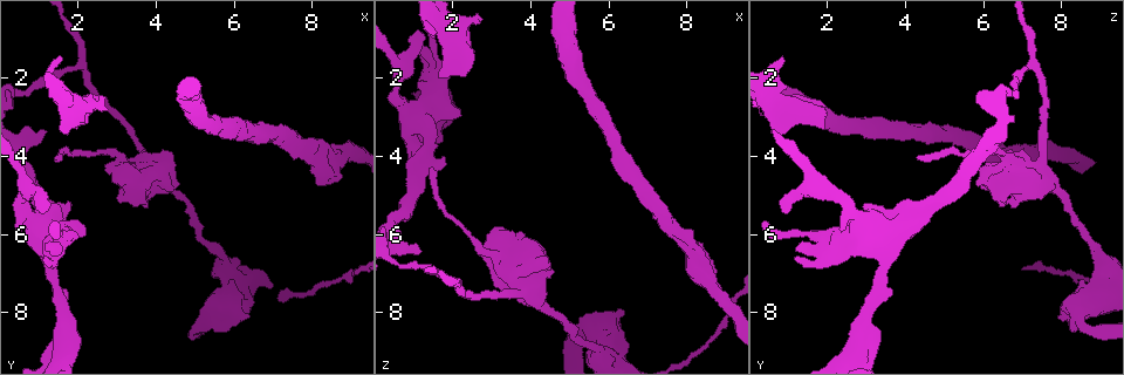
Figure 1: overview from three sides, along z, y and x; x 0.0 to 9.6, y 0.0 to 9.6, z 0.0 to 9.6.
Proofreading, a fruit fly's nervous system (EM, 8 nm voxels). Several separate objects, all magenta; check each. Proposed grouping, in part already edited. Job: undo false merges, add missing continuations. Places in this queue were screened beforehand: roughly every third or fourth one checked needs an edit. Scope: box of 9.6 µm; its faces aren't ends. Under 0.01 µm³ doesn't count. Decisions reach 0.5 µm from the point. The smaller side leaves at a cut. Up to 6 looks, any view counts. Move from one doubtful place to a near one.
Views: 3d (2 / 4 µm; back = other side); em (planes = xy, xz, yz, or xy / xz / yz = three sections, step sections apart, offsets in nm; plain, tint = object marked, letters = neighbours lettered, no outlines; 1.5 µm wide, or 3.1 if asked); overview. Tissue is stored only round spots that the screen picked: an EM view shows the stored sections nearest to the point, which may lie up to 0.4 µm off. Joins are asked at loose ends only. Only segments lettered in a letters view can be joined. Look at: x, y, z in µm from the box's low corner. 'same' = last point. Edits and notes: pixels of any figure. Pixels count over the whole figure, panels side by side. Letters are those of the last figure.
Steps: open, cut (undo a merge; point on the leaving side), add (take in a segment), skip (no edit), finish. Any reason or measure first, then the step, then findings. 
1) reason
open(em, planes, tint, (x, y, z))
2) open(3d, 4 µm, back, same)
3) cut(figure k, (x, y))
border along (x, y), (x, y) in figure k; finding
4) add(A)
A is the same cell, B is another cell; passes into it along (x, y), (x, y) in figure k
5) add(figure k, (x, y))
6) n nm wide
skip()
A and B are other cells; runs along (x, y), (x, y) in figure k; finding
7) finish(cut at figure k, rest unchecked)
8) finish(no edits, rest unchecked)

calibre changes
open(3d, 4 µm, back, (4.20, 4.75, 7.80))

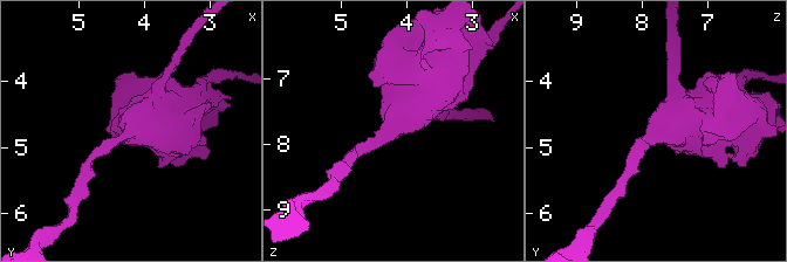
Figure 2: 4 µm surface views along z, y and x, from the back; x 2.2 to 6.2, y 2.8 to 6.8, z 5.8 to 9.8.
arms of 180, 650 nm
open(em, xy, step 8, plain, (4.25, 4.85, 7.80))

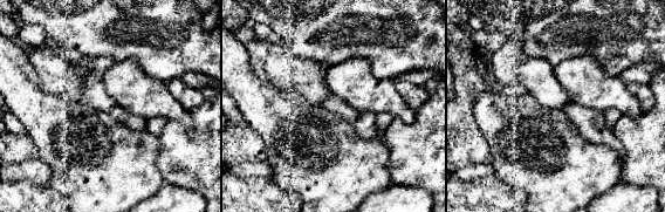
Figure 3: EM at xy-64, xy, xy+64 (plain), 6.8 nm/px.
see the neighbours
open(em, xy, step 8, letters, same)

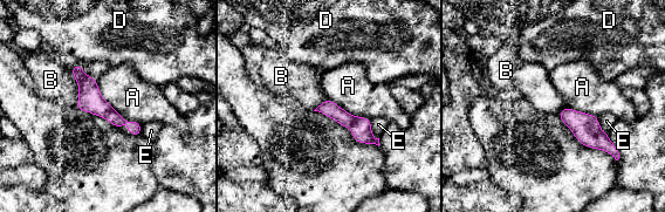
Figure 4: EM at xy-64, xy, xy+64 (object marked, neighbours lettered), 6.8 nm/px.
160 nm wide
skip()
A, B, D and E are other cells; runs along (74, 69), (108, 113), (138, 131) in figure 4; one cell here

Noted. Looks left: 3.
thin neck
open(3d, 2 µm, (0.55, 2.40, 6.75))

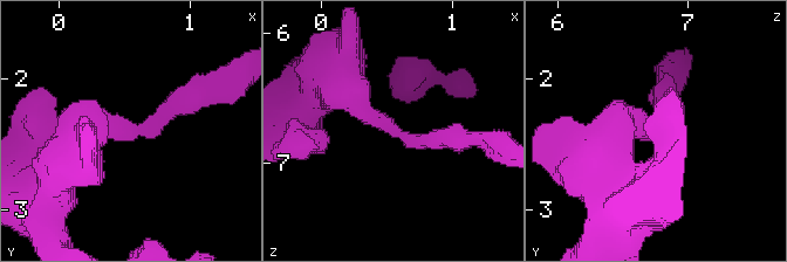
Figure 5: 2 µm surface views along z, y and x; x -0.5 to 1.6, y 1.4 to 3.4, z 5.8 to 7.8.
arms of 190, 300 nm; need the tissue
open(em, xy, step 8, letters, (0.60, 2.36, 6.80))

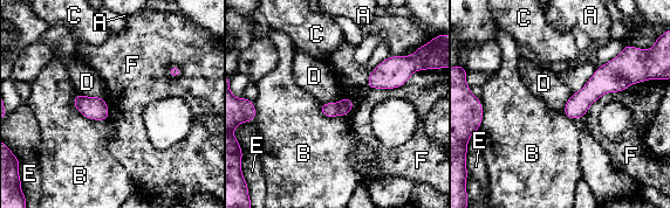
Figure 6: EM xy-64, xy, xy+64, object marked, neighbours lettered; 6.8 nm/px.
cut(figure 6, (330, 110))
A, B, C, D, E and F are other cells; border along (336, 103), (340, 113) in figure 6; two cells meet here

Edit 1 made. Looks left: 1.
finish(cut at figure 6, rest unchecked)

